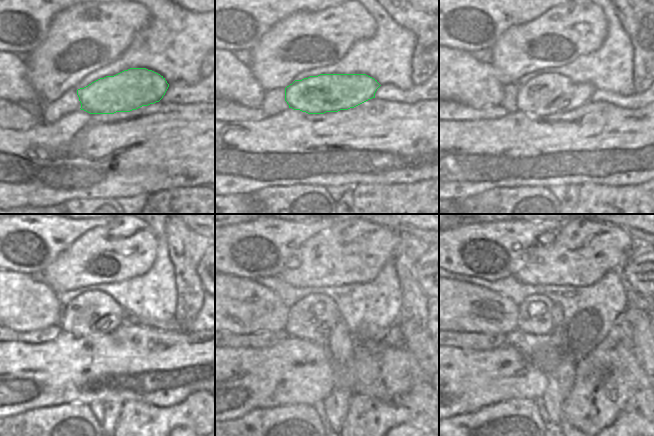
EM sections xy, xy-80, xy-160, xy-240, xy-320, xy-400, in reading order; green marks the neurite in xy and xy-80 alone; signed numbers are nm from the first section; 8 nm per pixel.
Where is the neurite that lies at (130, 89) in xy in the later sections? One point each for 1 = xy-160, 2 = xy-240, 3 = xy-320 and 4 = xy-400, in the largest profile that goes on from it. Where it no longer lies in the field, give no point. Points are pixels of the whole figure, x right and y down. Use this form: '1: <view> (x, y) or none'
1: xy-160 (540, 94)
2: xy-240 (90, 314)
3: xy-320 (311, 318)
4: xy-400 (535, 317)

